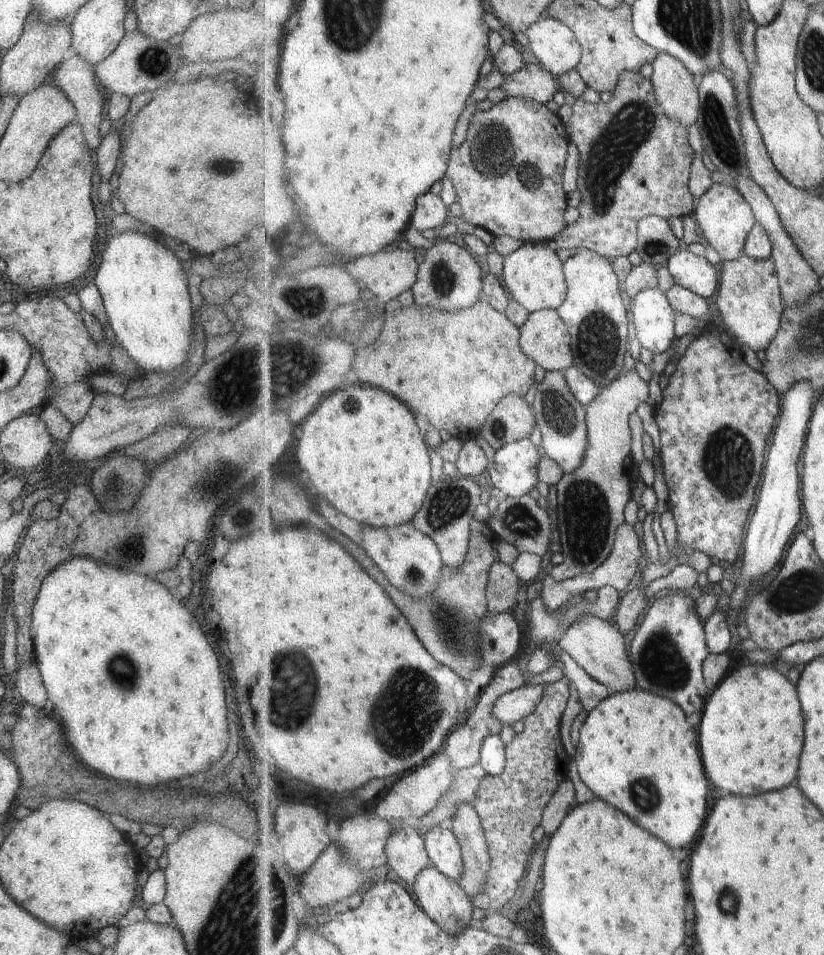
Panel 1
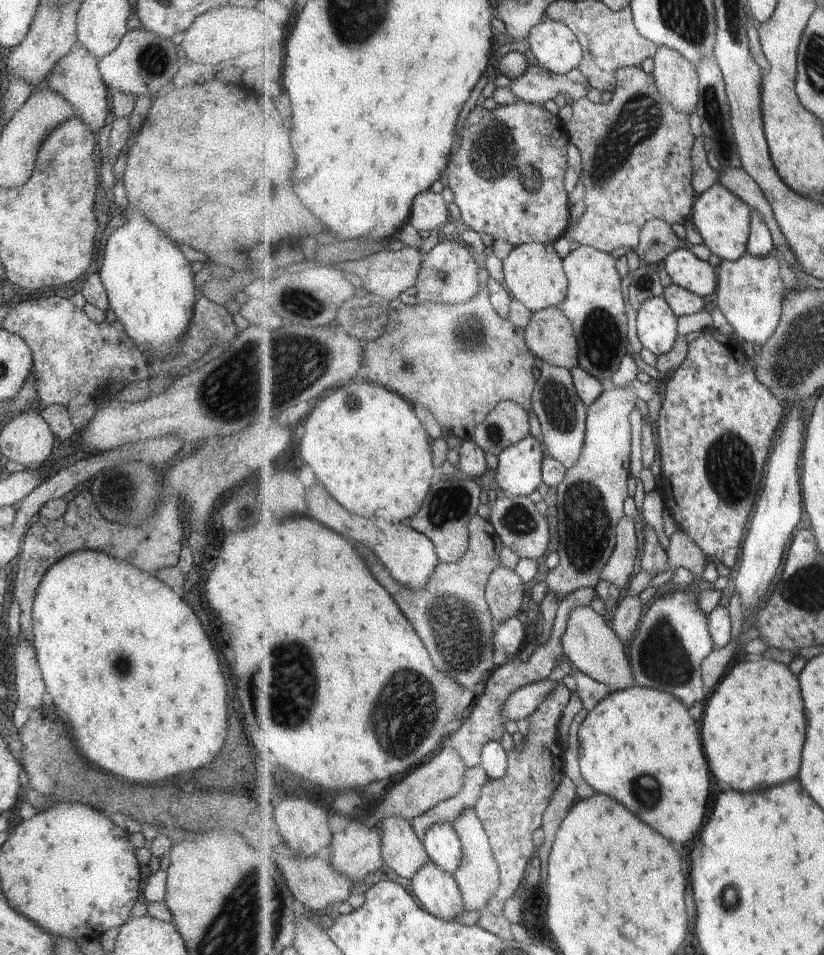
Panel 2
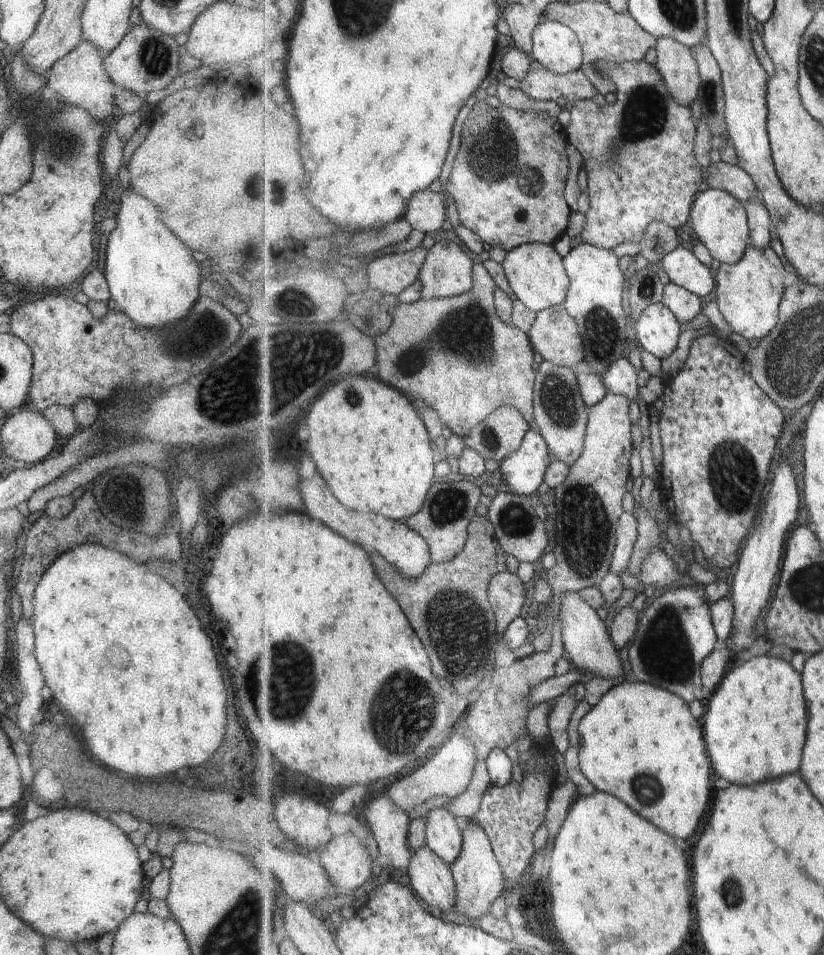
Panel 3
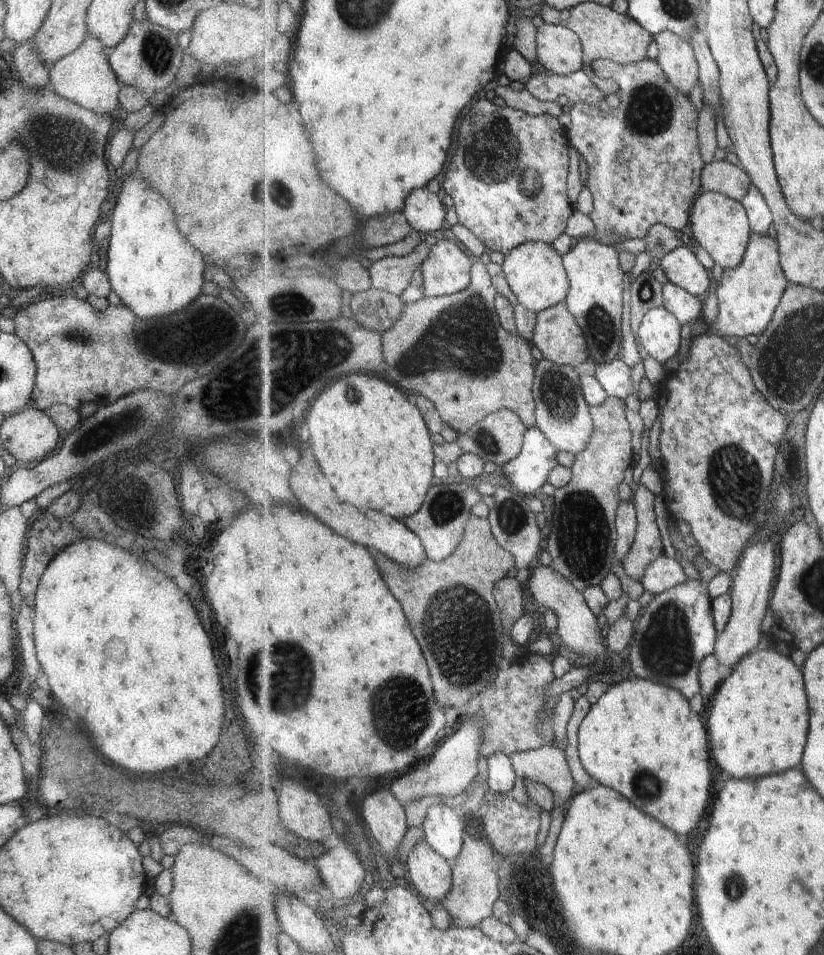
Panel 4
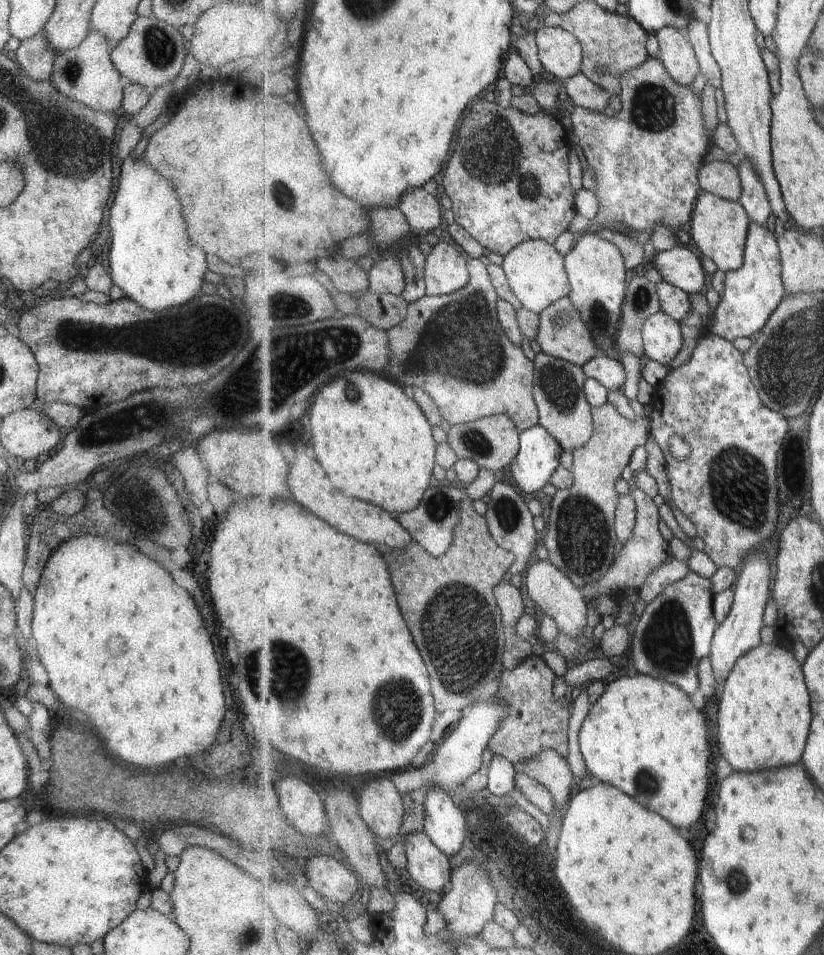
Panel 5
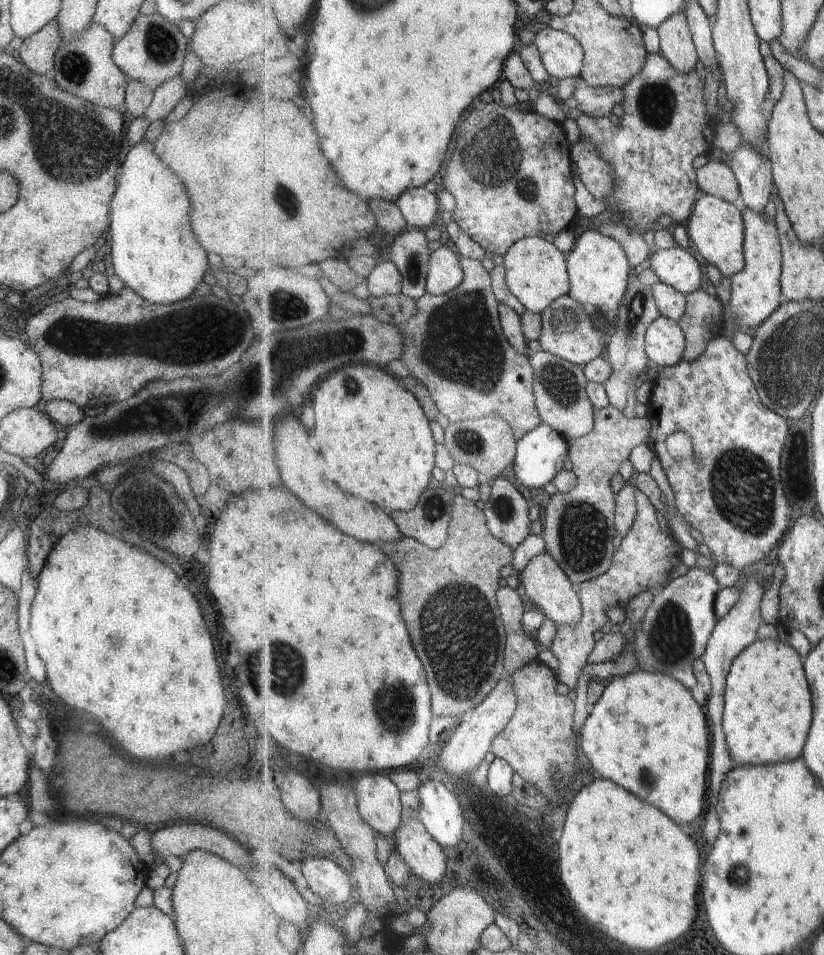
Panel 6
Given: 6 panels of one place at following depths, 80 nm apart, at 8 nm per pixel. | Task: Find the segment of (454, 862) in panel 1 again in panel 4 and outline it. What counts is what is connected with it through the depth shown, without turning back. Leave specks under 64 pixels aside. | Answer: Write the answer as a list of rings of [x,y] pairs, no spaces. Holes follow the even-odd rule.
[[[444,799],[429,807],[427,820],[424,822],[425,839],[449,862],[454,863],[462,854],[464,842],[467,840],[463,819]]]

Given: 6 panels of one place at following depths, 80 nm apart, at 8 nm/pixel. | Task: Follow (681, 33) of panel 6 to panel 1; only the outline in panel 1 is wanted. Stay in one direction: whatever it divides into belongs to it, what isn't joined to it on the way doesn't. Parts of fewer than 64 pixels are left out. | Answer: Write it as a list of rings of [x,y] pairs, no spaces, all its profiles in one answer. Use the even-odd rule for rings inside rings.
[[[666,52],[658,53],[652,66],[651,80],[663,110],[685,128],[697,124],[700,109],[698,78],[682,60]]]

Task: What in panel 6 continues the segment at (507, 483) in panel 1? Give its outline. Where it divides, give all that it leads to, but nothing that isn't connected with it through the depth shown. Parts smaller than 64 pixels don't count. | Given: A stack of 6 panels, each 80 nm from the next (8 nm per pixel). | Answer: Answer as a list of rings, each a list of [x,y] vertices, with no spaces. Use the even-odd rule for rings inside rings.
[[[542,422],[518,441],[516,461],[514,462],[516,478],[530,490],[543,488],[549,482],[554,482],[554,478],[563,471],[565,460],[567,460],[569,454],[570,443],[568,440],[557,429],[551,428],[551,425]]]

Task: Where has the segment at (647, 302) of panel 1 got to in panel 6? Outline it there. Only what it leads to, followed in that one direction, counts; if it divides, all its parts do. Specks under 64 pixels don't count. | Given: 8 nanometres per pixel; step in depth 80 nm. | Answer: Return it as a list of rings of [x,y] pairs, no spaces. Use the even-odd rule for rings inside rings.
[[[661,315],[648,328],[646,351],[652,364],[659,369],[683,362],[686,348],[686,333],[678,322]]]

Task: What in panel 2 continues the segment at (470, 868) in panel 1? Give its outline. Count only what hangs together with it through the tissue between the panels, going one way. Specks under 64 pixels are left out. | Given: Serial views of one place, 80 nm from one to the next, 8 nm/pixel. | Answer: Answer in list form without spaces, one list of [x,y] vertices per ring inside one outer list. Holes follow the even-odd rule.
[[[475,810],[465,811],[460,816],[460,819],[454,823],[454,827],[461,837],[463,849],[463,858],[458,871],[455,871],[454,877],[463,893],[465,908],[478,910],[481,913],[485,910],[489,899],[499,888],[500,870],[495,860],[488,834]]]

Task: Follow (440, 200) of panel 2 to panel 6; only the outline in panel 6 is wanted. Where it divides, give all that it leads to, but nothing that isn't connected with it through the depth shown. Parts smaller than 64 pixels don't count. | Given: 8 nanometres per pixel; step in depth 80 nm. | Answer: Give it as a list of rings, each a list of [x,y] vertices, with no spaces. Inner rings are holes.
[[[424,185],[408,188],[396,203],[411,228],[427,230],[435,226],[439,202],[437,196],[429,192]]]

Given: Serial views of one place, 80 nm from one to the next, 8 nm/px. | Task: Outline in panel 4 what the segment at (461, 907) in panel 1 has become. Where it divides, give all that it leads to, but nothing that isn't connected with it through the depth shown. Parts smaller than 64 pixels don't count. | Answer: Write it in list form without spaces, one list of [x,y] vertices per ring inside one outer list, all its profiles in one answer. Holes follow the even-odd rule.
[[[427,839],[420,840],[413,847],[406,862],[411,882],[419,895],[425,896],[427,900],[433,898],[437,904],[441,905],[442,900],[448,897],[453,886],[453,862],[449,862],[439,851],[436,851]]]

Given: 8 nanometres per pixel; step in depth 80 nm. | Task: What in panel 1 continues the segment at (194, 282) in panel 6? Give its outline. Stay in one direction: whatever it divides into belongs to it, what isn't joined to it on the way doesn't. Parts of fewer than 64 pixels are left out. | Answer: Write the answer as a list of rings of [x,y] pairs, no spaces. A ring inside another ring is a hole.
[[[110,232],[101,264],[92,281],[101,295],[107,322],[111,325],[116,341],[120,342],[129,361],[137,364],[144,376],[149,371],[167,372],[186,364],[193,340],[192,312],[187,293],[187,276],[180,260],[171,250],[141,232]]]

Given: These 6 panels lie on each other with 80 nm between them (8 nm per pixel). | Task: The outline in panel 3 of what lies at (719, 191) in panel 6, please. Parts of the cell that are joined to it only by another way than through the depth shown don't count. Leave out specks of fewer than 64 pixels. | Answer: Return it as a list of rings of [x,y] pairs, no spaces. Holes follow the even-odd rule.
[[[721,160],[712,163],[708,168],[708,179],[706,182],[712,189],[721,189],[731,193],[745,202],[749,199],[760,198],[760,190],[752,179],[750,173],[739,165],[732,165]]]

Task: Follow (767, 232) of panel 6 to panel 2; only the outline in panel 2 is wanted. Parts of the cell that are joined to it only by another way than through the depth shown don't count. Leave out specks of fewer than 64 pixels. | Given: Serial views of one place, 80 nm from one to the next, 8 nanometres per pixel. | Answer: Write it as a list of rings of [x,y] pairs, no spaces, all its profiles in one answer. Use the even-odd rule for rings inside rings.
[[[775,251],[767,257],[747,252],[735,262],[721,261],[718,270],[716,306],[729,322],[733,333],[745,342],[765,346],[775,334],[782,319],[782,302],[785,295],[782,266]]]

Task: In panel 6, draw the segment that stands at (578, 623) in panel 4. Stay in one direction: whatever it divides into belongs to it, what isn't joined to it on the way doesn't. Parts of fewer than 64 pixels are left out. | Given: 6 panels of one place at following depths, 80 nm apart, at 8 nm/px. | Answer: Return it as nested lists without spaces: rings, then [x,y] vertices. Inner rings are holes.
[[[547,550],[530,559],[519,574],[519,581],[524,586],[527,596],[533,600],[537,608],[558,625],[577,624],[581,620],[583,609],[577,586],[567,576],[567,573],[563,572],[562,566]]]

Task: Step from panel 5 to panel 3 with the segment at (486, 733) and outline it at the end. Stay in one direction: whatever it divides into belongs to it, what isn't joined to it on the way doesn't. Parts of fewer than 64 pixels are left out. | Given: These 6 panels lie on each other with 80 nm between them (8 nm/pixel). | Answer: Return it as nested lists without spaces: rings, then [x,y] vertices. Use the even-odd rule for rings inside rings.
[[[455,733],[455,736],[452,736],[429,762],[396,778],[387,789],[388,795],[407,814],[420,804],[437,797],[456,799],[471,784],[477,761],[474,746],[463,733]]]

